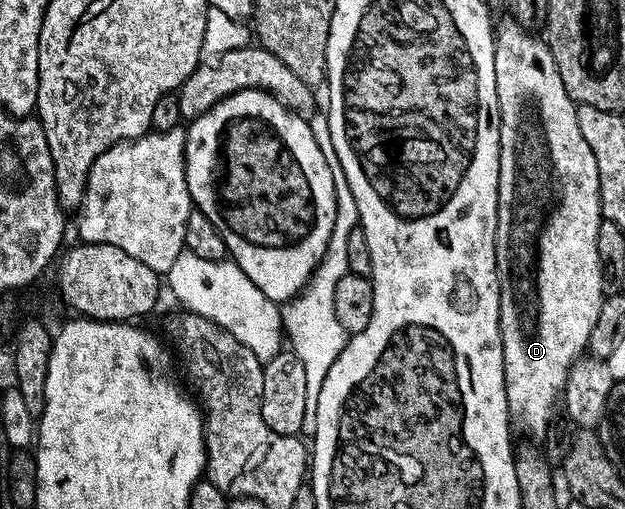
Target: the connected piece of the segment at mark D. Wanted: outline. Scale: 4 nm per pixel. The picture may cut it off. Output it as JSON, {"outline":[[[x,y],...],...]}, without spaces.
{"outline":[[[507,19],[503,26],[498,26],[495,33],[495,74],[497,75],[497,103],[499,104],[499,206],[497,207],[497,235],[495,236],[495,254],[497,255],[497,275],[499,276],[499,326],[501,327],[501,343],[503,344],[503,374],[505,375],[505,391],[507,407],[512,414],[519,414],[519,425],[531,437],[542,438],[546,427],[553,421],[551,412],[555,404],[560,404],[563,390],[567,388],[567,376],[580,357],[584,356],[591,340],[593,323],[597,323],[597,315],[603,306],[603,268],[597,255],[597,231],[601,214],[599,211],[599,176],[597,175],[597,159],[593,159],[593,151],[589,151],[589,143],[585,143],[585,135],[581,135],[581,127],[577,127],[576,104],[565,91],[565,83],[561,83],[561,75],[557,71],[557,63],[553,63],[553,55],[549,51],[546,40],[542,36],[534,37],[531,31],[514,19]]]}

